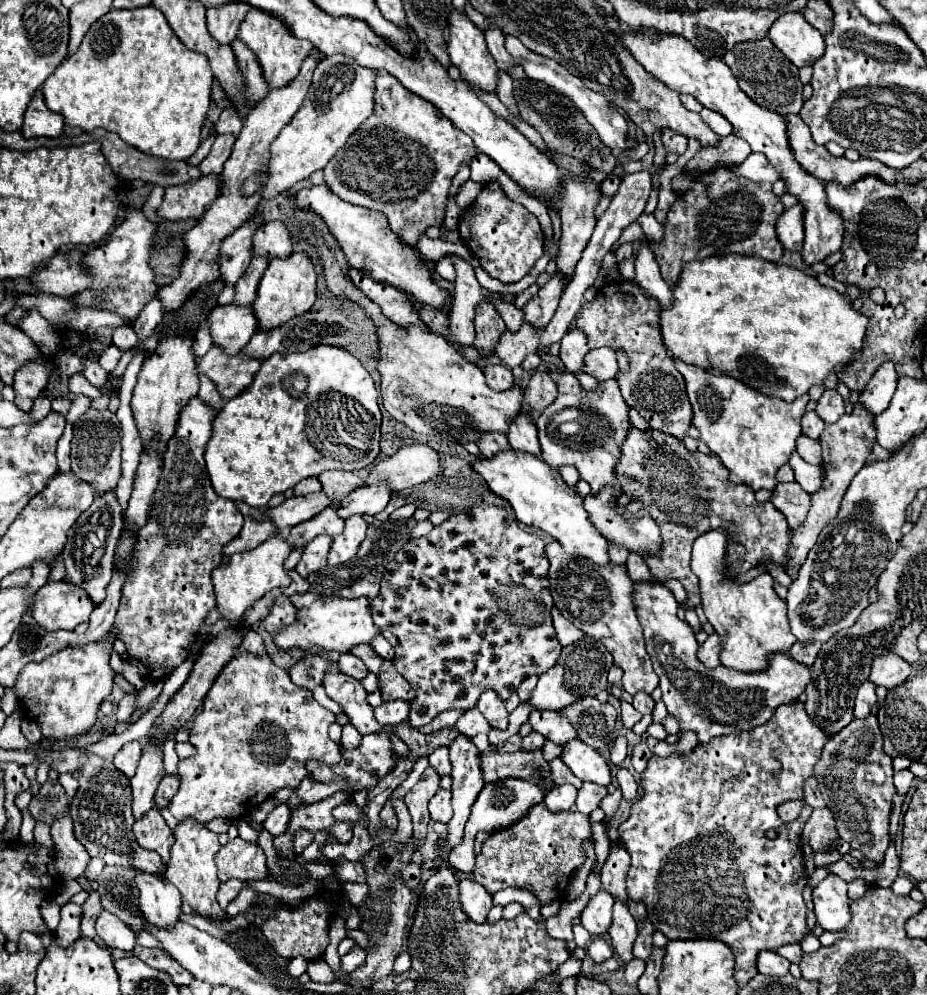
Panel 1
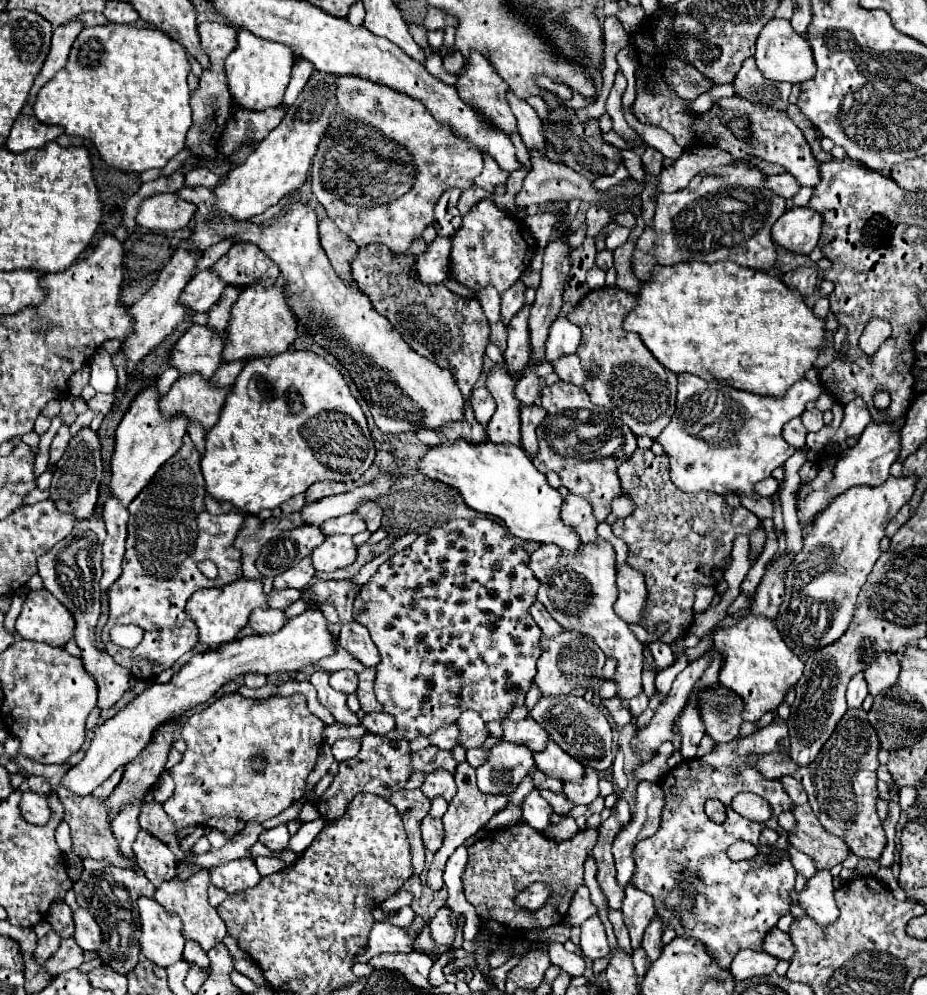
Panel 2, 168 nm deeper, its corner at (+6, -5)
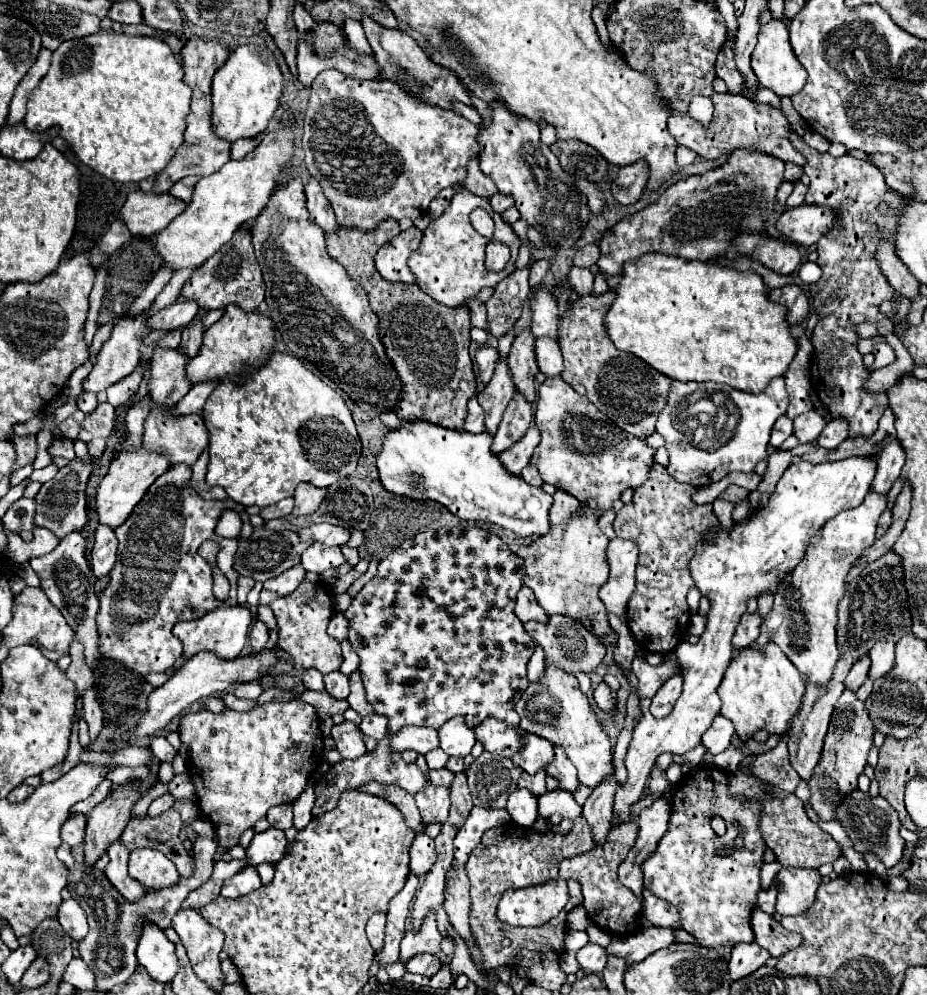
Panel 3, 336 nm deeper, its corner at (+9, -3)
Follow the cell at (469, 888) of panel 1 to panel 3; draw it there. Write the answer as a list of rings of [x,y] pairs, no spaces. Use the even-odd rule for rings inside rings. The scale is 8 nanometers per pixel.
[[[429,953],[415,955],[415,957],[409,959],[409,963],[407,963],[407,971],[409,971],[409,973],[419,973],[419,975],[425,975],[425,977],[433,977],[439,969],[441,969],[439,959],[437,959],[435,955],[429,955]]]

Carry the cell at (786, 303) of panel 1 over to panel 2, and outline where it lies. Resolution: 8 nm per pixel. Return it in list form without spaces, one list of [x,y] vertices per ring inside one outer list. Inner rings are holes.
[[[676,263],[670,267],[656,267],[654,269],[654,281],[644,283],[642,291],[638,293],[638,307],[634,311],[630,311],[630,315],[624,319],[624,329],[634,331],[642,337],[642,341],[646,343],[646,347],[652,351],[652,355],[656,355],[656,359],[660,359],[660,363],[674,371],[674,373],[692,373],[698,375],[700,379],[706,381],[722,381],[734,389],[742,389],[742,391],[750,391],[750,393],[758,393],[758,395],[770,395],[770,397],[784,397],[786,391],[798,383],[800,379],[806,377],[806,373],[812,369],[814,361],[820,355],[820,349],[824,345],[828,345],[828,337],[826,337],[826,329],[824,329],[824,319],[814,315],[812,307],[806,305],[802,293],[798,293],[796,289],[790,289],[782,283],[780,277],[768,275],[764,271],[758,269],[750,269],[750,267],[742,267],[738,263]]]

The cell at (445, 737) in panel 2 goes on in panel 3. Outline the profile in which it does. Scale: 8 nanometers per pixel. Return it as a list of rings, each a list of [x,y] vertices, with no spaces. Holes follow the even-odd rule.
[[[403,727],[393,733],[389,739],[389,749],[395,753],[403,753],[405,749],[413,749],[421,755],[435,749],[439,745],[439,733],[427,727]]]

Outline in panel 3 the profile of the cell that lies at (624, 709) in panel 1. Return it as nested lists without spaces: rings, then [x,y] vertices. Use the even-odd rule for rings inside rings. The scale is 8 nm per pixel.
[[[601,681],[601,683],[595,687],[595,691],[593,691],[593,699],[595,699],[595,703],[597,703],[597,707],[599,707],[601,711],[611,711],[613,705],[615,705],[617,695],[615,695],[615,691],[611,691],[611,689],[607,687],[607,683]]]

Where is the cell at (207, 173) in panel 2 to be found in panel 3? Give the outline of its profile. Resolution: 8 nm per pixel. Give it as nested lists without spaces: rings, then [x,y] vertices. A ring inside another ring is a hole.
[[[177,181],[177,183],[169,189],[169,193],[171,193],[173,197],[189,203],[189,201],[191,201],[191,193],[193,193],[193,187],[187,185],[187,181]]]

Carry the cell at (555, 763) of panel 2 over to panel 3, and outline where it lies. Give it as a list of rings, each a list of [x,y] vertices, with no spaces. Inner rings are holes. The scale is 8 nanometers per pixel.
[[[523,733],[523,745],[511,757],[511,761],[527,773],[537,773],[539,769],[545,769],[545,765],[551,761],[551,749],[553,745],[549,741],[543,741],[543,737]]]

